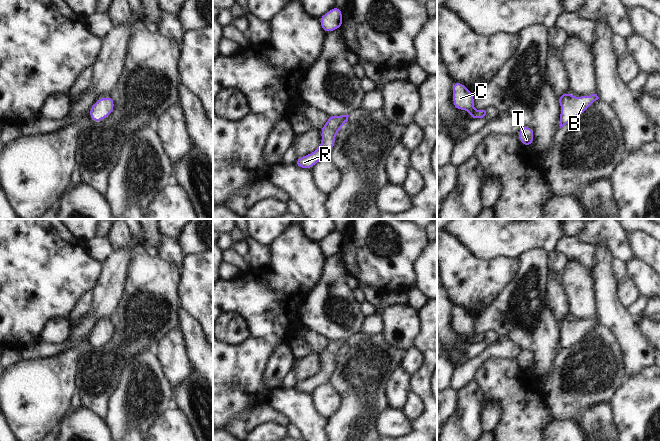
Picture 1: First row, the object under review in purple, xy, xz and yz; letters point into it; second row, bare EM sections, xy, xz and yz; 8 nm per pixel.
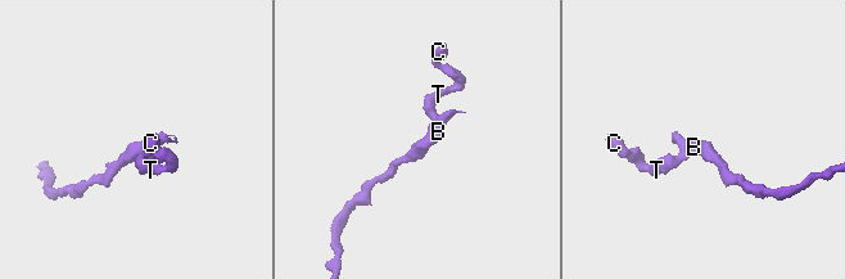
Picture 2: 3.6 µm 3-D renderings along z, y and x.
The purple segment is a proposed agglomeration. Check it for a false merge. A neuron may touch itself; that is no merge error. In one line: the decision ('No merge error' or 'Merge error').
No merge error

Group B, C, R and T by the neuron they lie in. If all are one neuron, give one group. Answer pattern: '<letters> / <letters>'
B C R T

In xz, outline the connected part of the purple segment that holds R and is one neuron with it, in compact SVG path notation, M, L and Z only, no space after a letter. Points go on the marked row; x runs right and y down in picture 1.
M348 114L341 116L329 115L326 124L319 129L322 133L320 146L308 155L297 157L295 165L310 170L319 161L329 158L331 150L335 144L335 136L348 121L348 117Z

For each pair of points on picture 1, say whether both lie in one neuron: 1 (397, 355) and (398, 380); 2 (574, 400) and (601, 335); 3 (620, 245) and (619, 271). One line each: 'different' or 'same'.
1: different
2: same
3: different

